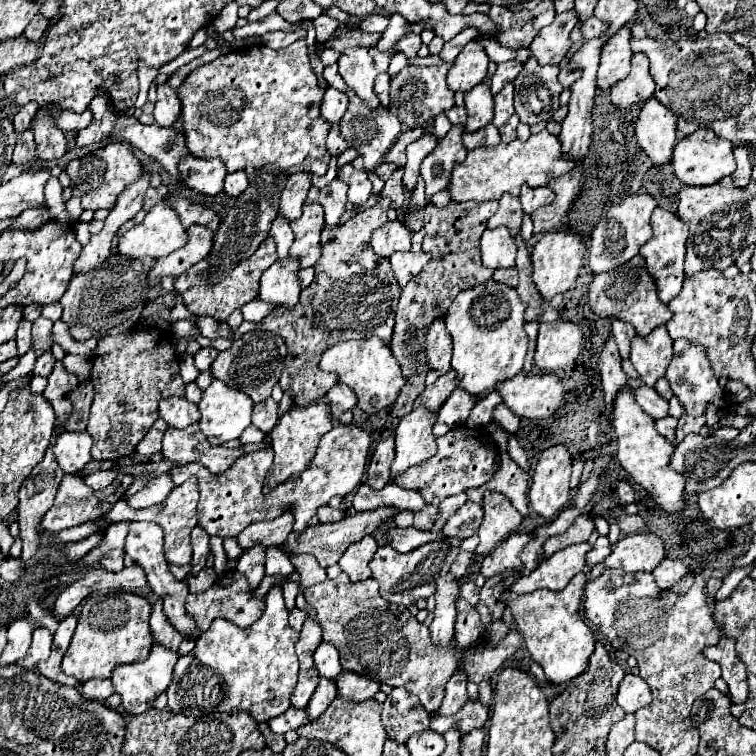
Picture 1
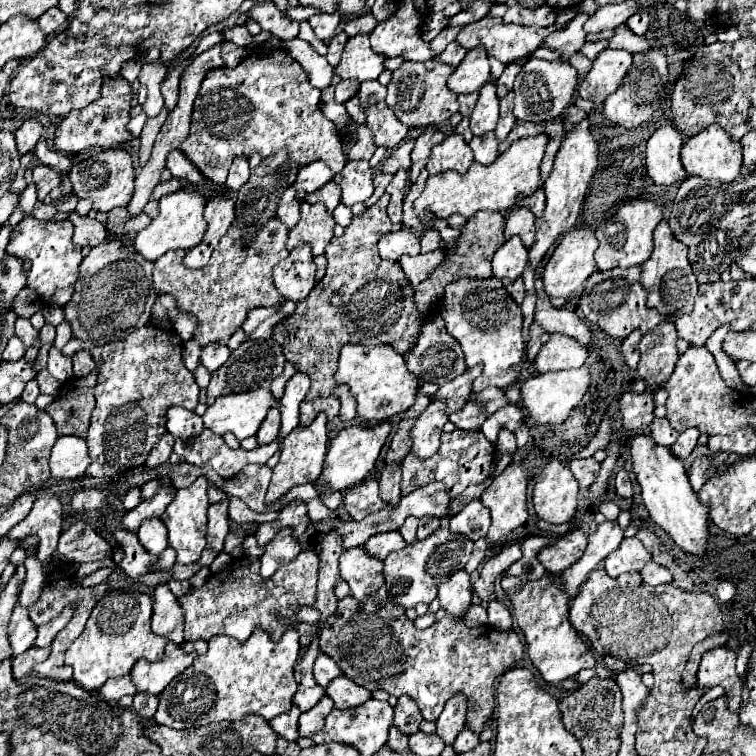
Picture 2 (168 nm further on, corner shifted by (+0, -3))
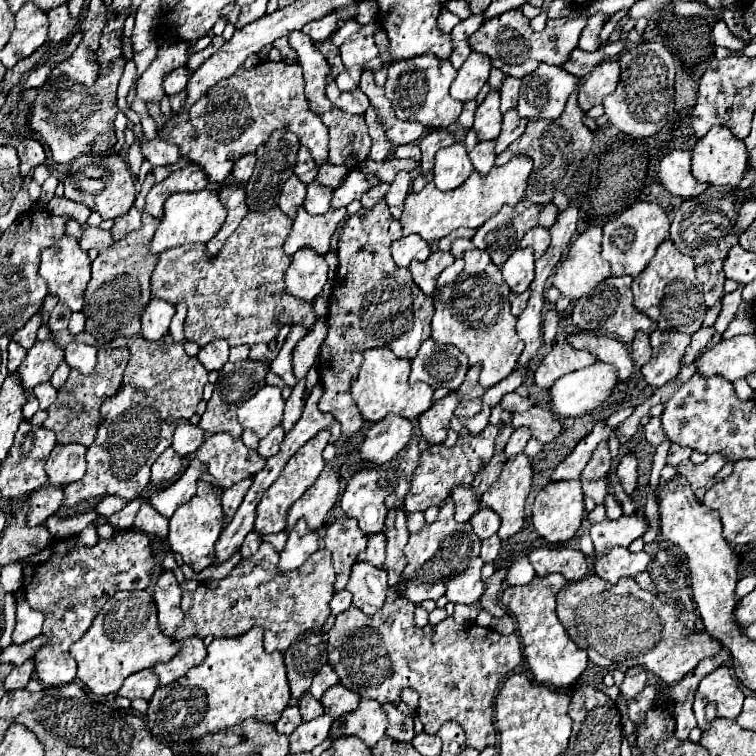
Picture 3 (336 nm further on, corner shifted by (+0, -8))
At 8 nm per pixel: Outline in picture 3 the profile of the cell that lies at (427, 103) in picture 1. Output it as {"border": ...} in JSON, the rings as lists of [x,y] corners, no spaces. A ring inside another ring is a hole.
{"border":[[[420,55],[404,63],[392,63],[388,67],[386,97],[390,99],[394,113],[402,121],[418,121],[430,129],[444,129],[458,121],[462,113],[462,103],[452,99],[448,89],[456,77],[456,69],[448,61],[440,61],[432,55]]]}

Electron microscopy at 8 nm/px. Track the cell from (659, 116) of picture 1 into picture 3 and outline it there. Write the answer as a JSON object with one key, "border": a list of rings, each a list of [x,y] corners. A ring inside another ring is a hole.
{"border":[[[674,149],[670,153],[666,153],[660,159],[660,185],[670,191],[672,195],[680,195],[680,197],[696,197],[700,195],[700,191],[704,191],[708,185],[700,183],[692,177],[690,173],[690,151],[682,151],[682,149]]]}

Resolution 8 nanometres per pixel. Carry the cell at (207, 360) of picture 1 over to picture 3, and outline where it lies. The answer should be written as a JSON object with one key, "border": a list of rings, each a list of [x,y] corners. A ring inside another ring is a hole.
{"border":[[[216,339],[216,341],[212,341],[200,349],[198,361],[208,371],[220,371],[224,367],[224,363],[228,361],[228,349],[230,347],[228,347],[228,343],[224,343],[224,339]]]}

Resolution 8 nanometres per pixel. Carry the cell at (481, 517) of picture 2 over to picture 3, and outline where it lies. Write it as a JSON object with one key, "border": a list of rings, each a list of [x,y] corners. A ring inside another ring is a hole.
{"border":[[[480,509],[480,511],[476,511],[476,513],[470,517],[468,523],[472,525],[474,533],[484,541],[484,539],[488,539],[490,535],[494,535],[494,533],[498,531],[498,527],[500,527],[500,517],[498,517],[494,511],[490,511],[490,509]]]}

